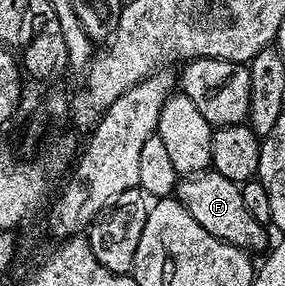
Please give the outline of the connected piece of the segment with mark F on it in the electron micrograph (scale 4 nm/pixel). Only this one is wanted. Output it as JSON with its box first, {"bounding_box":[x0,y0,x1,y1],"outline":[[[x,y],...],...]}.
{"bounding_box":[174,168,269,252],"outline":[[[208,168],[201,174],[192,174],[184,177],[179,185],[175,187],[174,197],[178,198],[180,204],[209,232],[209,236],[217,236],[217,240],[233,244],[237,248],[248,252],[255,250],[266,251],[269,246],[264,223],[253,220],[249,208],[245,208],[245,200],[241,200],[240,183],[233,180],[225,180],[214,168]]]}

